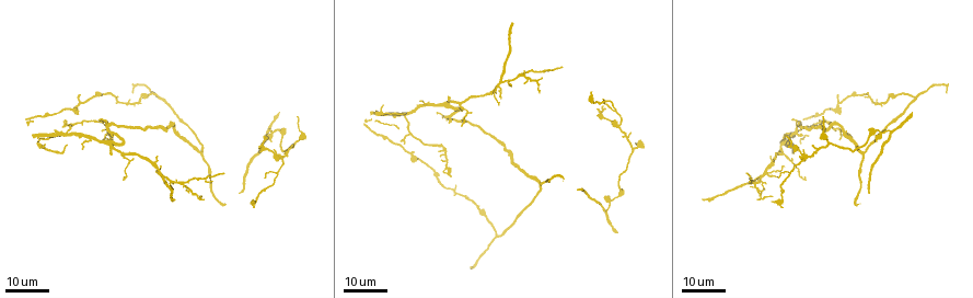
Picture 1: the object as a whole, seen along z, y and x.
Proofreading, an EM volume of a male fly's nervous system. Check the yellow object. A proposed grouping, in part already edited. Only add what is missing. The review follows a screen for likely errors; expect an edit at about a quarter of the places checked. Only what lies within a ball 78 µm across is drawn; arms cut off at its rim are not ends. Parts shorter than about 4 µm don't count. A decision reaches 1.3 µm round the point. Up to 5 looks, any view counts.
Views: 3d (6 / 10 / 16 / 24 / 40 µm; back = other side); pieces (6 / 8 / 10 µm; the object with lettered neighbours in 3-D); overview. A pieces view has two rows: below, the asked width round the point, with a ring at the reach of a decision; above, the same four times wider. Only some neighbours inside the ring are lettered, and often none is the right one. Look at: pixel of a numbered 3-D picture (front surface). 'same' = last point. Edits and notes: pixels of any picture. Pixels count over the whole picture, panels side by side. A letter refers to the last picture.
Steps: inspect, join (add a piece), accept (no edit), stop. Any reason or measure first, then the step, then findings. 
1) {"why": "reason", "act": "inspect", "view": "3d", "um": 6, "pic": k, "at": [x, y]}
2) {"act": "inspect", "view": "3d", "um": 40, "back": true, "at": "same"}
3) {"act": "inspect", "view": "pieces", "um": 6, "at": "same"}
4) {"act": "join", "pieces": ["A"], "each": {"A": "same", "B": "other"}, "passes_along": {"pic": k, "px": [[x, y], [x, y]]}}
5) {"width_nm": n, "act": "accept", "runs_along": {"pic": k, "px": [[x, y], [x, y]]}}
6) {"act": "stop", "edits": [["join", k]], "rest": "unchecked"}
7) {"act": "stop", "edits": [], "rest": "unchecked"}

{"why": "branch stops here", "act": "inspect", "view": "3d", "um": 24, "pic": 1, "at": [449, 99]}

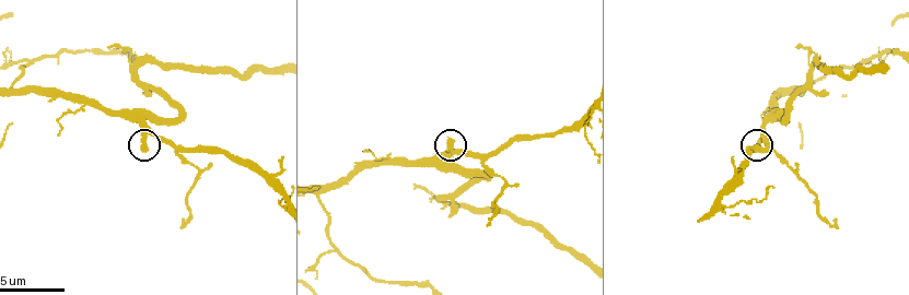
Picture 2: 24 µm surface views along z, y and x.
{"act": "inspect", "view": "pieces", "um": 8, "pic": 2, "at": [143, 147]}

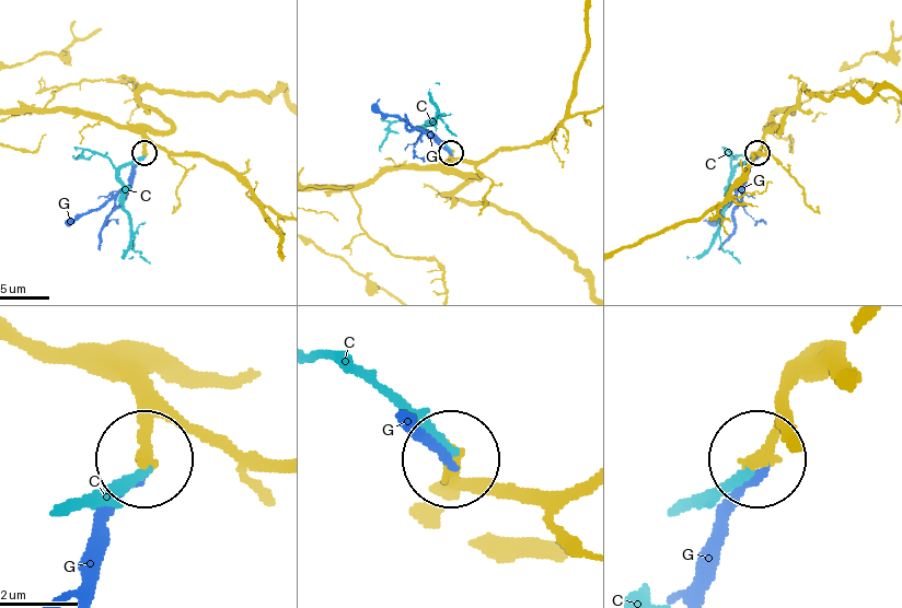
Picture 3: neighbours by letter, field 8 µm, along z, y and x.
{"act": "join", "pieces": ["C"], "each": {"C": "same", "G": "other"}, "passes_along": {"pic": 3, "px": [[150, 129], [146, 153], [118, 173], [133, 257]]}, "found": "it goes on there"}

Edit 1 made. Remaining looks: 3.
{"act": "inspect", "view": "overview"}

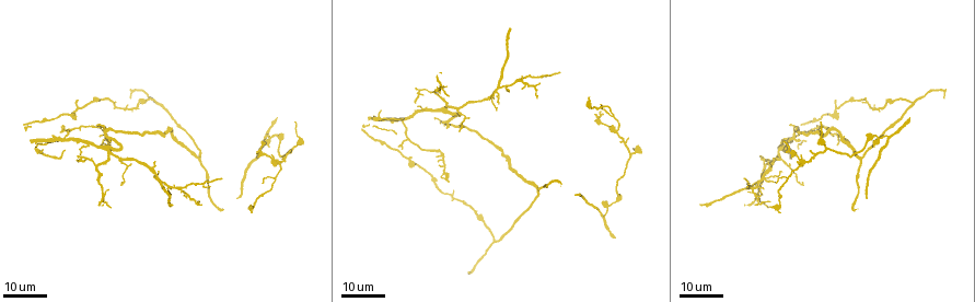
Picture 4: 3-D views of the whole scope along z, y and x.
{"why": "an open end", "act": "inspect", "view": "3d", "um": 24, "pic": 4, "at": [446, 127]}

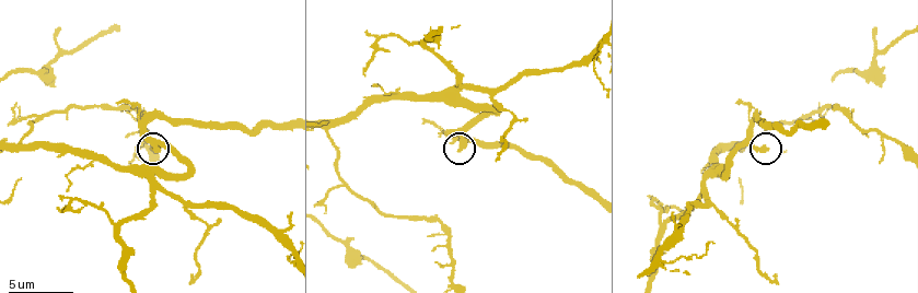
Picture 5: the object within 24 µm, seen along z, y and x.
{"why": "see the neighbours", "act": "inspect", "view": "pieces", "um": 10, "pic": 5, "at": [460, 146]}

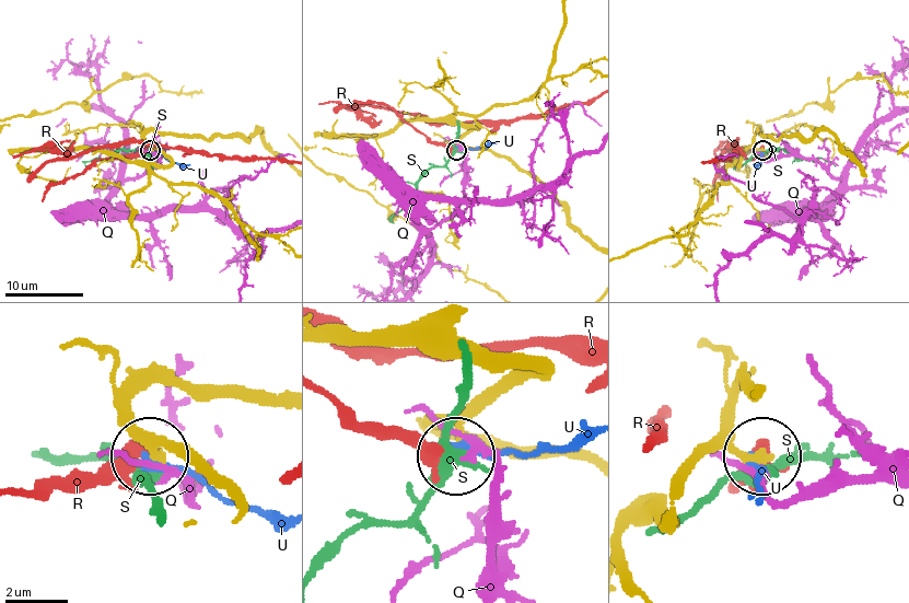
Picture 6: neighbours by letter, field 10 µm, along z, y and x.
{"act": "accept", "each": {"Q": "other", "R": "other", "S": "other", "U": "other"}, "runs_along": {"pic": 6, "px": [[284, 401], [151, 382], [130, 403], [128, 418], [151, 455]]}, "found": "none of them fits"}

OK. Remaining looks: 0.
{"act": "stop", "edits": [["join", 3]], "rest": "unchecked"}

